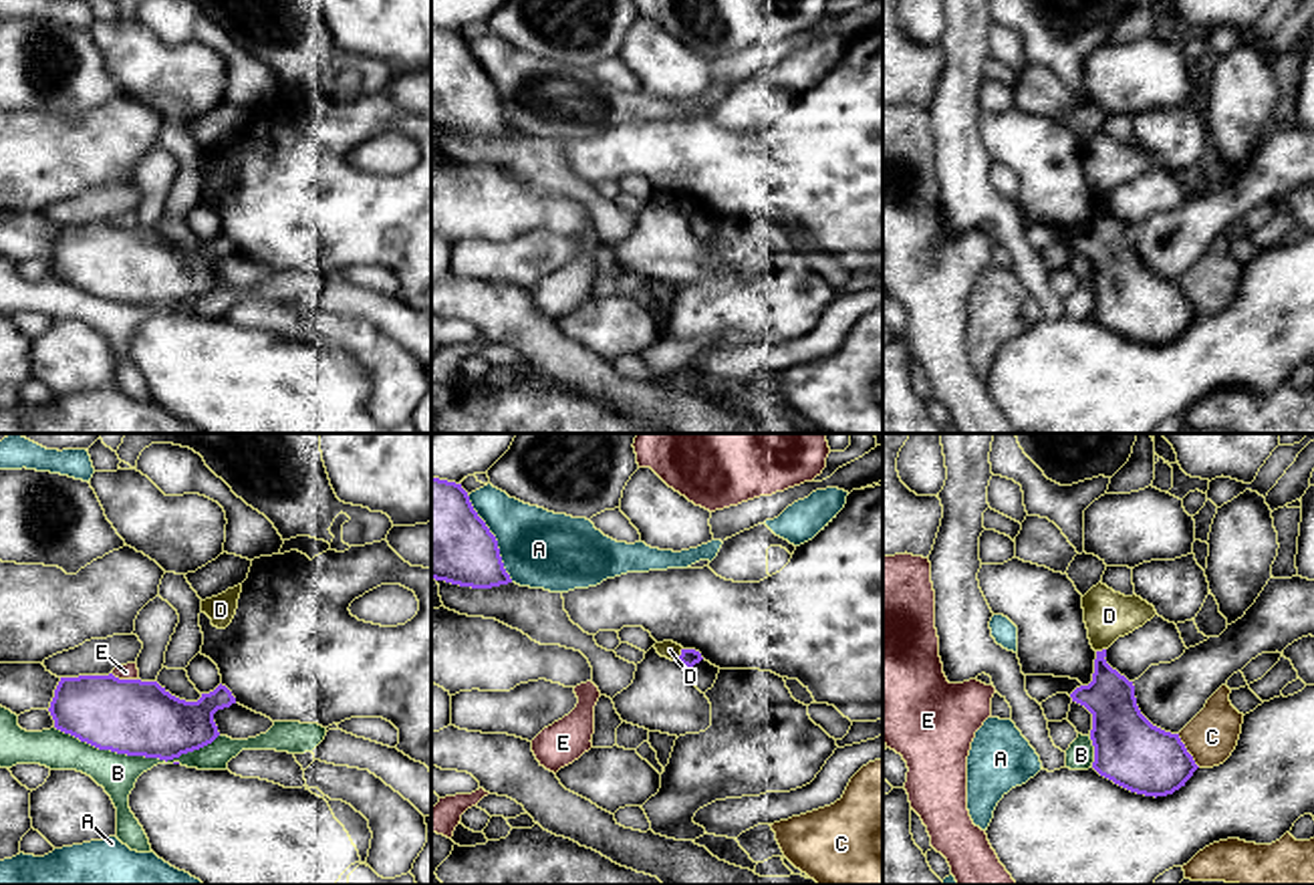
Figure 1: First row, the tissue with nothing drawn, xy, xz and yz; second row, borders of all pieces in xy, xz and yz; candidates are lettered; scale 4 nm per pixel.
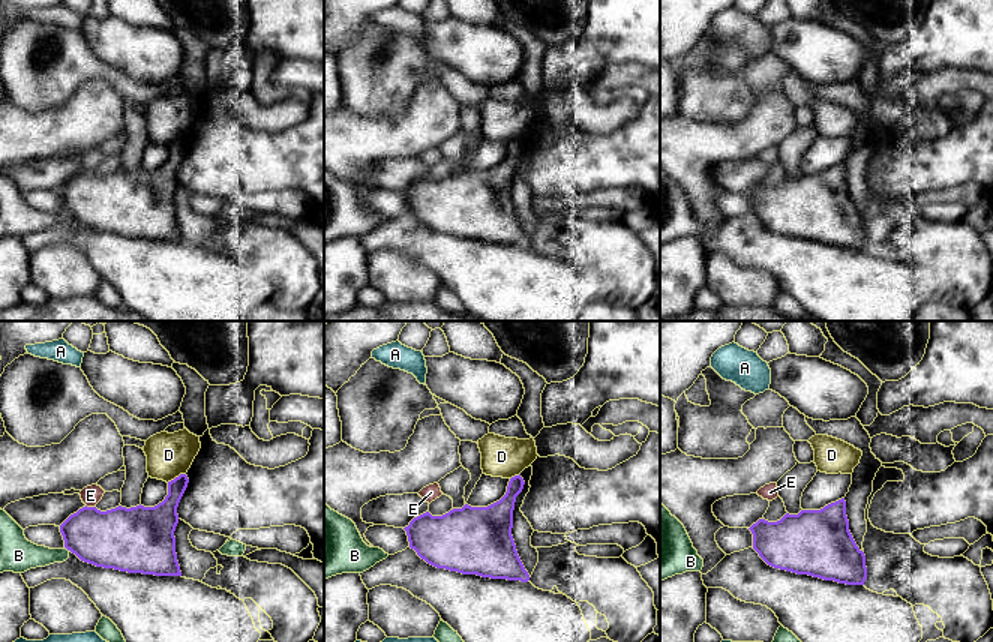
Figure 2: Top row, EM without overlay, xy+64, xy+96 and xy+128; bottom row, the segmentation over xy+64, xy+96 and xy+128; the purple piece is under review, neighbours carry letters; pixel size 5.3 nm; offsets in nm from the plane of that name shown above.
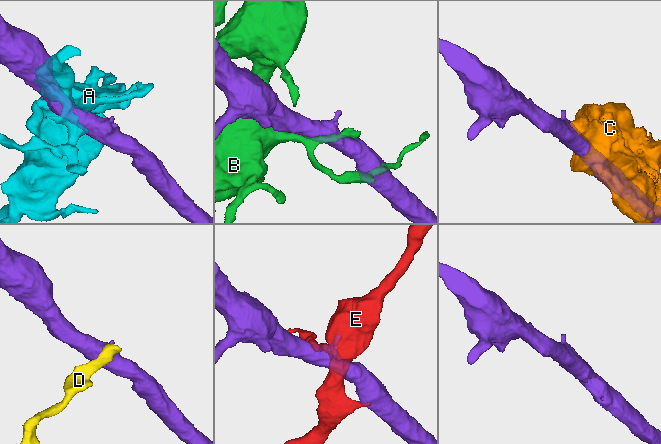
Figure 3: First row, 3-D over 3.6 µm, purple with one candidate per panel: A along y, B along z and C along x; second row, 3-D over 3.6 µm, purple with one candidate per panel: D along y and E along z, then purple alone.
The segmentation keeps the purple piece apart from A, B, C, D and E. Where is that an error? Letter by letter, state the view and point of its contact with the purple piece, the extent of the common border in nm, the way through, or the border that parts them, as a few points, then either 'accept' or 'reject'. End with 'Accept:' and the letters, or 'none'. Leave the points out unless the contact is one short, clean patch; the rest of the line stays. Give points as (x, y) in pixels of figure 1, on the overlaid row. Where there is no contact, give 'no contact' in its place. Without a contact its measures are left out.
A: meets purple in xz at (494, 539); contact 400 nm long; reject
B: meets purple in xy at (138, 754); contact 650 nm long; reject
C: meets purple in yz at (1186, 750); contact 160 nm long; reject
D: meets purple in xz at (682, 654); contact 60 nm long; border along xz (682, 648), (678, 660); reject
E: meets purple in xy at (123, 680); contact 110 nm long; border along xy (111, 674), (136, 680); reject
Accept: none

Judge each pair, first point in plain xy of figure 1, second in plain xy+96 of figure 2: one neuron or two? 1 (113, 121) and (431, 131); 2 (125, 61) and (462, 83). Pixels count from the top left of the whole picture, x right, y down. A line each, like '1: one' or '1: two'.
1: one
2: two

